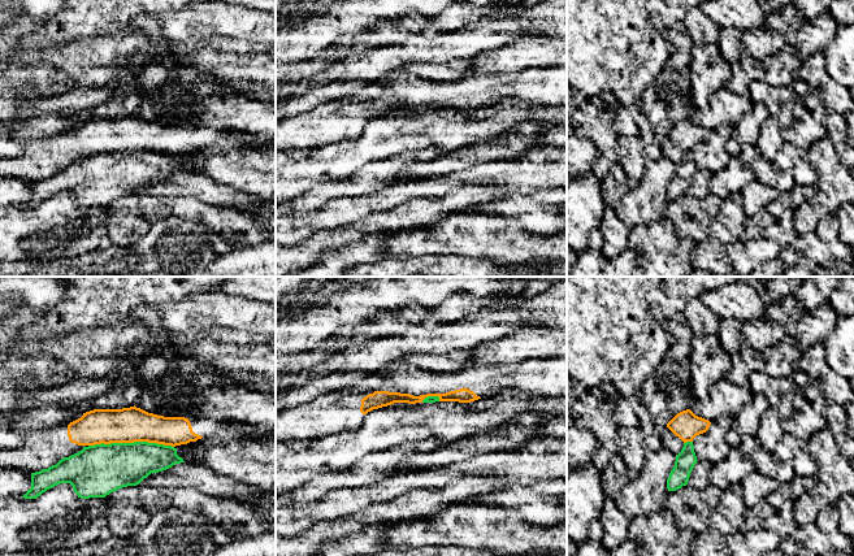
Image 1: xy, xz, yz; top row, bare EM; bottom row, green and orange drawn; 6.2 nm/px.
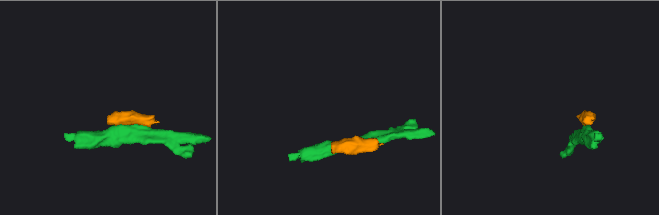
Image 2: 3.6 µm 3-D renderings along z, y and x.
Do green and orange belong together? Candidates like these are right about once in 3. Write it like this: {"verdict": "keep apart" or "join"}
{"verdict": "keep apart"}

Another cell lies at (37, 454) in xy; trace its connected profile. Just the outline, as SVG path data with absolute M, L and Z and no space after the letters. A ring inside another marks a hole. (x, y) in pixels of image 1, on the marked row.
M135 405L122 409L94 409L83 413L81 418L69 425L61 423L43 430L26 433L25 443L21 447L0 448L0 466L35 473L52 466L53 456L70 447L88 447L101 443L148 442L179 448L187 443L212 438L220 431L227 431L231 429L237 429L243 439L259 439L266 435L266 433L261 431L261 427L239 421L214 421L201 417L164 417L148 413Z

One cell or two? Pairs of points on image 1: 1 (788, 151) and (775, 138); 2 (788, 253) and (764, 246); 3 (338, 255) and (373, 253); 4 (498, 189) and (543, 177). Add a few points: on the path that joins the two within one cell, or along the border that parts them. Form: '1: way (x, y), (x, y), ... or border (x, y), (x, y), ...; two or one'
1: border (784, 142), (772, 161); two
2: border (762, 235), (771, 239), (779, 247), (779, 256); two
3: way (347, 255), (364, 253); one
4: way (510, 177), (532, 177); one

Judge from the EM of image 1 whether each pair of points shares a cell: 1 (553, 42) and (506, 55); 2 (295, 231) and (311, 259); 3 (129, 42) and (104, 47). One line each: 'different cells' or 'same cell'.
1: same cell
2: different cells
3: same cell

